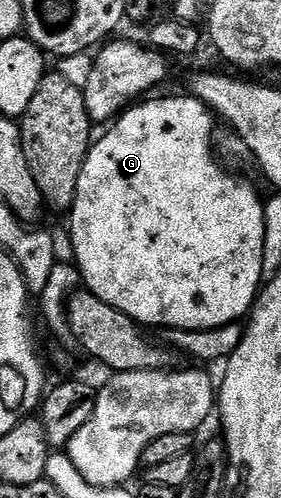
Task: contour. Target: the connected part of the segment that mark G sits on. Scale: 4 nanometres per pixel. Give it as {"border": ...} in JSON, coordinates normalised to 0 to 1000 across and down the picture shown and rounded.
{"border":[[[683,189],[616,191],[605,199],[544,199],[463,213],[384,257],[388,265],[317,297],[295,339],[281,347],[281,371],[267,388],[260,422],[242,426],[238,462],[260,486],[267,536],[302,558],[299,574],[331,584],[381,612],[423,620],[470,637],[473,647],[520,659],[598,661],[765,661],[779,653],[868,643],[897,624],[904,608],[936,574],[936,484],[943,482],[943,408],[915,394],[915,384],[872,359],[786,343],[765,309],[765,271],[758,279],[762,225]]]}

